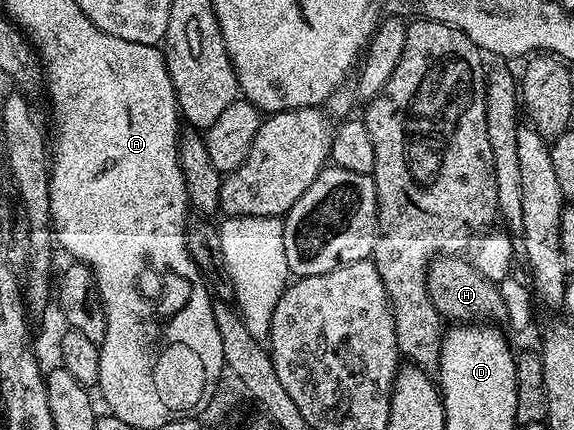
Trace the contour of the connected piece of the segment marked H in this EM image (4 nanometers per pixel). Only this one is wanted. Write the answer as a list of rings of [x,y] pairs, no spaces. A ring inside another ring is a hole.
[[[456,253],[437,255],[428,267],[430,301],[441,320],[451,321],[456,325],[503,324],[506,320],[506,305],[502,301],[499,286],[493,280],[482,277],[482,273],[478,273],[478,269],[467,258],[459,259],[460,257]]]

